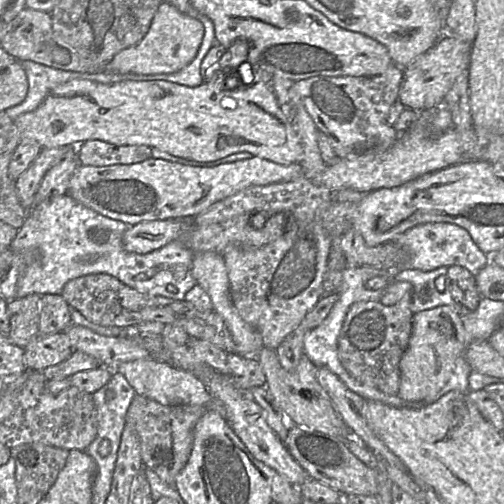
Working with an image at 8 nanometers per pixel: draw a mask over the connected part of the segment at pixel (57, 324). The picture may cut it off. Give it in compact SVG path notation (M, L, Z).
M45 294L41 296L39 333L53 334L62 332L71 324L71 307L61 294Z

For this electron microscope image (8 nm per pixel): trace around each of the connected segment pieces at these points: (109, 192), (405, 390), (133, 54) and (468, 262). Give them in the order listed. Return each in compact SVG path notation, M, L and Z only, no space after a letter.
M256 156L213 167L194 167L164 159L148 158L129 165L79 165L70 179L67 193L97 213L131 227L154 220L193 219L218 201L250 186L289 182L301 178L309 179L306 171L297 163L283 165Z
M448 305L438 306L435 308L414 313L413 321L412 321L411 337L409 339L408 346L399 363L400 386L399 386L398 396L405 401L407 407L419 407L423 404L431 403L437 400L438 398L440 398L441 396L443 396L444 394L446 394L447 392L451 390L455 390L455 388L461 388L461 389L465 388L465 386L467 385L469 373L472 370L464 357L465 350L470 342L467 340L467 332L463 325L462 314L463 313L460 313L460 311L458 311L454 307Z
M162 2L143 39L117 53L106 70L119 74L157 75L180 71L196 57L204 35L204 26L196 18L180 12L175 6Z
M451 223L417 225L393 241L407 253L407 260L399 267L431 271L439 267L457 265L467 269L475 276L489 263L486 254L478 248L468 231Z

